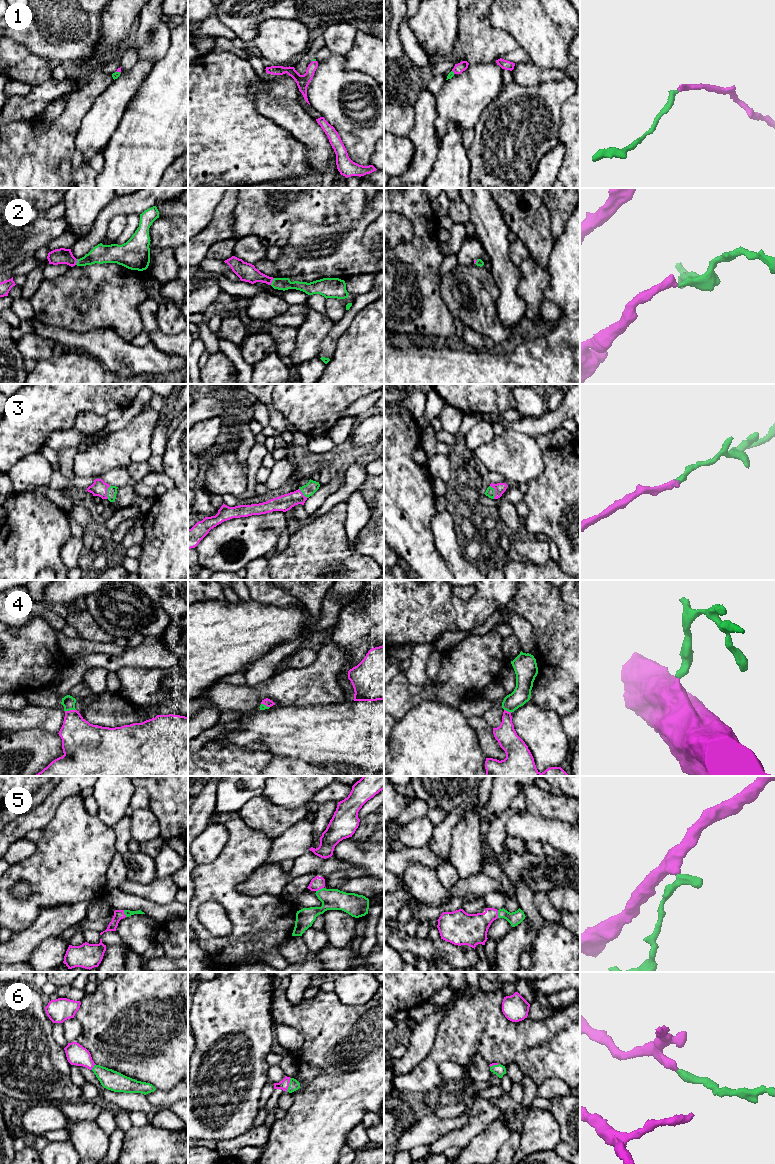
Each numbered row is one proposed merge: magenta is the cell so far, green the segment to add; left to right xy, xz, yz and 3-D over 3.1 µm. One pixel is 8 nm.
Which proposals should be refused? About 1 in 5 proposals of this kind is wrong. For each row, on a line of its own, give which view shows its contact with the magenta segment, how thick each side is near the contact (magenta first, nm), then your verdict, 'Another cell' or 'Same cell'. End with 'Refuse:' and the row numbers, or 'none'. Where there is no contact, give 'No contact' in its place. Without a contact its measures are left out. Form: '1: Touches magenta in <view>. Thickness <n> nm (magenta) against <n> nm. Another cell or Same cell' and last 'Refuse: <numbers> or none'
1: Touches magenta in xy. Thickness 30 nm (magenta) against 50 nm. Same cell
2: Touches magenta in xz. Thickness 150 nm (magenta) against 100 nm. Same cell
3: Touches magenta in yz. Thickness 90 nm (magenta) against 80 nm. Same cell
4: Touches magenta in xy. Thickness 300 nm (magenta) against 100 nm. Same cell
5: Touches magenta in xz. Thickness 110 nm (magenta) against 180 nm. Same cell
6: Touches magenta in xz. Thickness 80 nm (magenta) against 90 nm. Same cell
Refuse: none

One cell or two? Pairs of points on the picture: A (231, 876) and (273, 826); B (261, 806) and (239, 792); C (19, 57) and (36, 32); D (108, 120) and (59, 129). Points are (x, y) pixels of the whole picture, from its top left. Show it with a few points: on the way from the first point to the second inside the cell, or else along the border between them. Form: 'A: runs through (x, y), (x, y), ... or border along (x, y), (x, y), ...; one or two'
A: border along (245, 824), (272, 839); two
B: border along (260, 794), (250, 798), (237, 811); two
C: border along (10, 37), (23, 44), (33, 53), (46, 58); two
D: border along (92, 105), (81, 122), (74, 148); two

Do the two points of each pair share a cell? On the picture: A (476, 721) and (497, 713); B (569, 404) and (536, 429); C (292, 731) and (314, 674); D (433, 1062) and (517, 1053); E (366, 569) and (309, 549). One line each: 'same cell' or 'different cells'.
A: different cells
B: same cell
C: different cells
D: same cell
E: same cell

